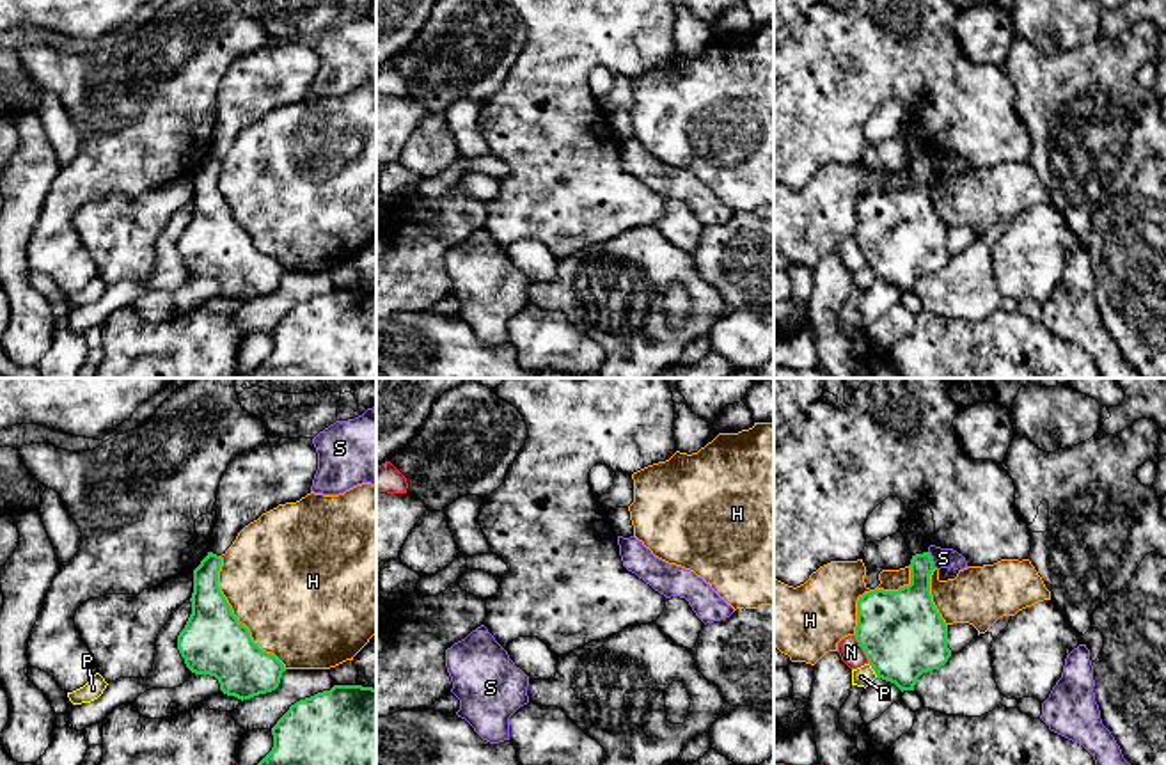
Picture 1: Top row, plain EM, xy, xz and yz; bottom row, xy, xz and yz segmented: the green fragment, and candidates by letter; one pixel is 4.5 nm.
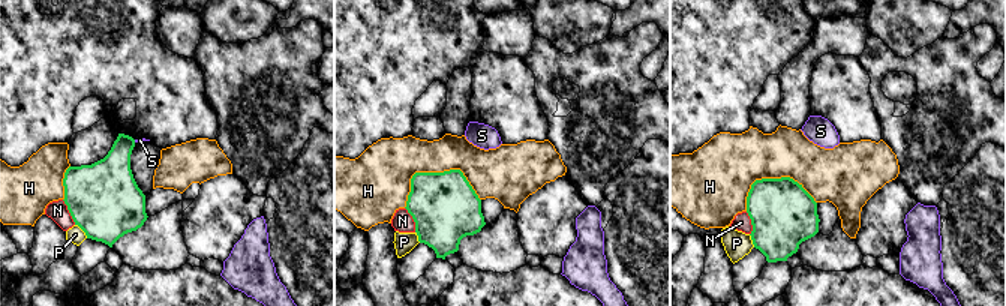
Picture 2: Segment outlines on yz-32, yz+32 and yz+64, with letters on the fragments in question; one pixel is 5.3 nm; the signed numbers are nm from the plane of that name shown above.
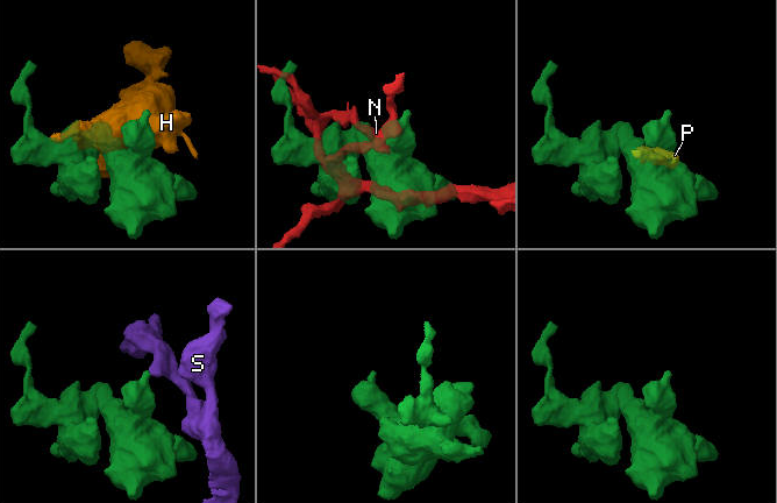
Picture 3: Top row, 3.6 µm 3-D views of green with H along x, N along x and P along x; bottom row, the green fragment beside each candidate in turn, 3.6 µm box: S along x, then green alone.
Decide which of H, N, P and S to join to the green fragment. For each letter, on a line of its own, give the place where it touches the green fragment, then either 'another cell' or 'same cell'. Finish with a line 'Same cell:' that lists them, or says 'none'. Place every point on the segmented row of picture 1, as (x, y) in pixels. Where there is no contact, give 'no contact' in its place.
H: meets green in xy at (233, 615); another cell
N: meets green in yz at (863, 650); another cell
P: meets green in yz at (872, 668); another cell
S: meets green in yz at (930, 559); another cell
Same cell: none

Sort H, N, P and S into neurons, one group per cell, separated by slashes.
H / N / P / S

